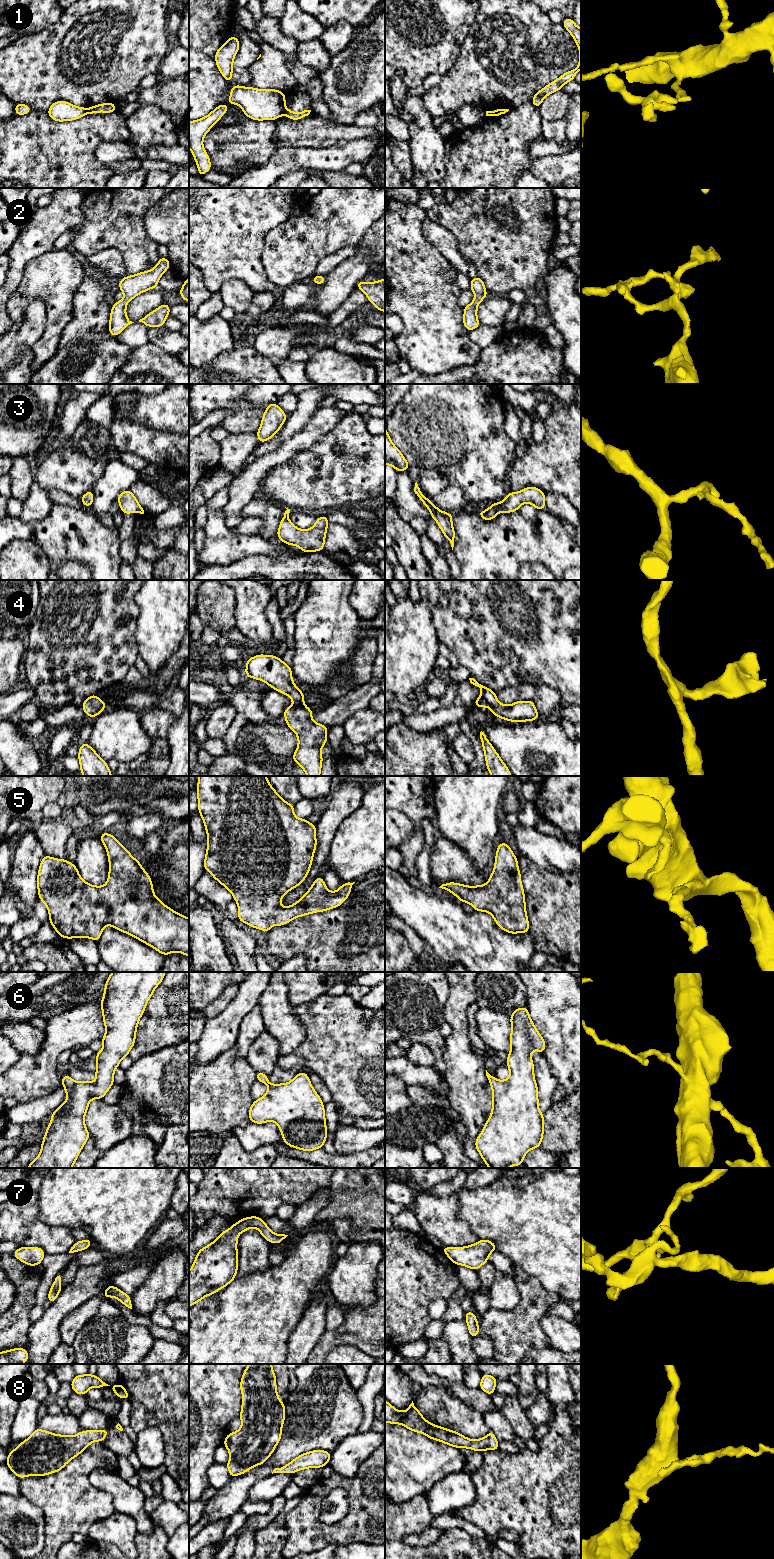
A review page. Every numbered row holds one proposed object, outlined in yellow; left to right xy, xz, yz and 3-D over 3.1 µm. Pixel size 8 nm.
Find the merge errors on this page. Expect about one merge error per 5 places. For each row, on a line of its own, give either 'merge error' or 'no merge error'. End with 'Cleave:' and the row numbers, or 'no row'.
1: merge error
2: no merge error
3: no merge error
4: no merge error
5: no merge error
6: no merge error
7: merge error
8: no merge error
Cleave: 1, 7

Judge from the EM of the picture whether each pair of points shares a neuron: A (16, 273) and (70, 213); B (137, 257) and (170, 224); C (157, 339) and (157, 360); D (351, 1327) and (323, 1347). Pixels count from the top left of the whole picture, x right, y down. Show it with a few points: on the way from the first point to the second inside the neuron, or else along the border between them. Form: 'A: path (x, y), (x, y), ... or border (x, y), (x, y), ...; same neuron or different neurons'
A: path (20, 257), (54, 223); same neuron
B: border (143, 219), (146, 233), (158, 244); different neurons
C: border (149, 341), (167, 353), (177, 355); different neurons
D: path (349, 1335), (331, 1339); same neuron

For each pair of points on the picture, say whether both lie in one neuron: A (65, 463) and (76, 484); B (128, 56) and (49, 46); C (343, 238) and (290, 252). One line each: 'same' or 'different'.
A: same
B: same
C: same

